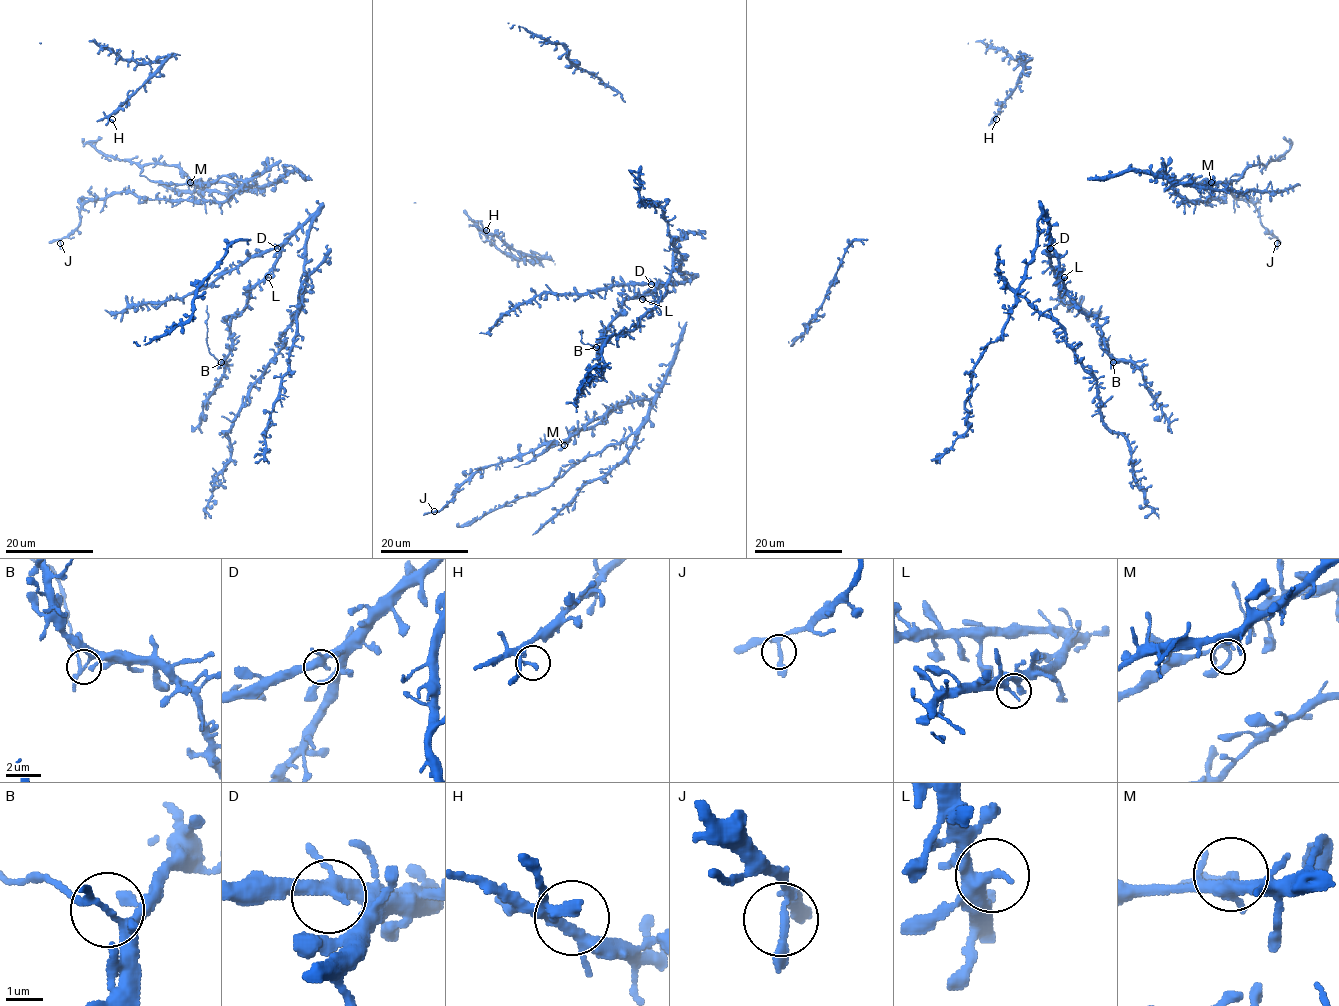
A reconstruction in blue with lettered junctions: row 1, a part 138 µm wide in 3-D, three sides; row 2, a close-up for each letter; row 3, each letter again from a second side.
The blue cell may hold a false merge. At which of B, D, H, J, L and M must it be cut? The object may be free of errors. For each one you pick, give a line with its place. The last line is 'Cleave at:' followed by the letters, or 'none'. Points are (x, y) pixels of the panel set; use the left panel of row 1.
B: place (221, 362)
Cleave at: B

